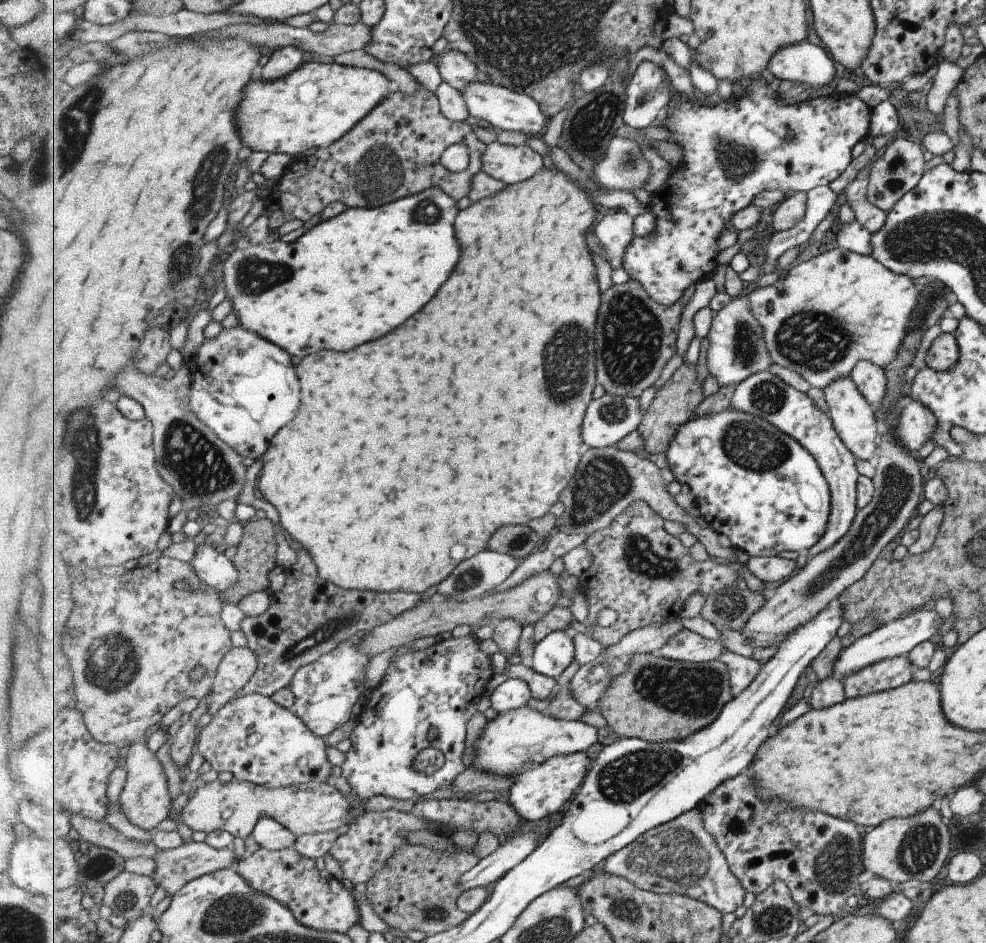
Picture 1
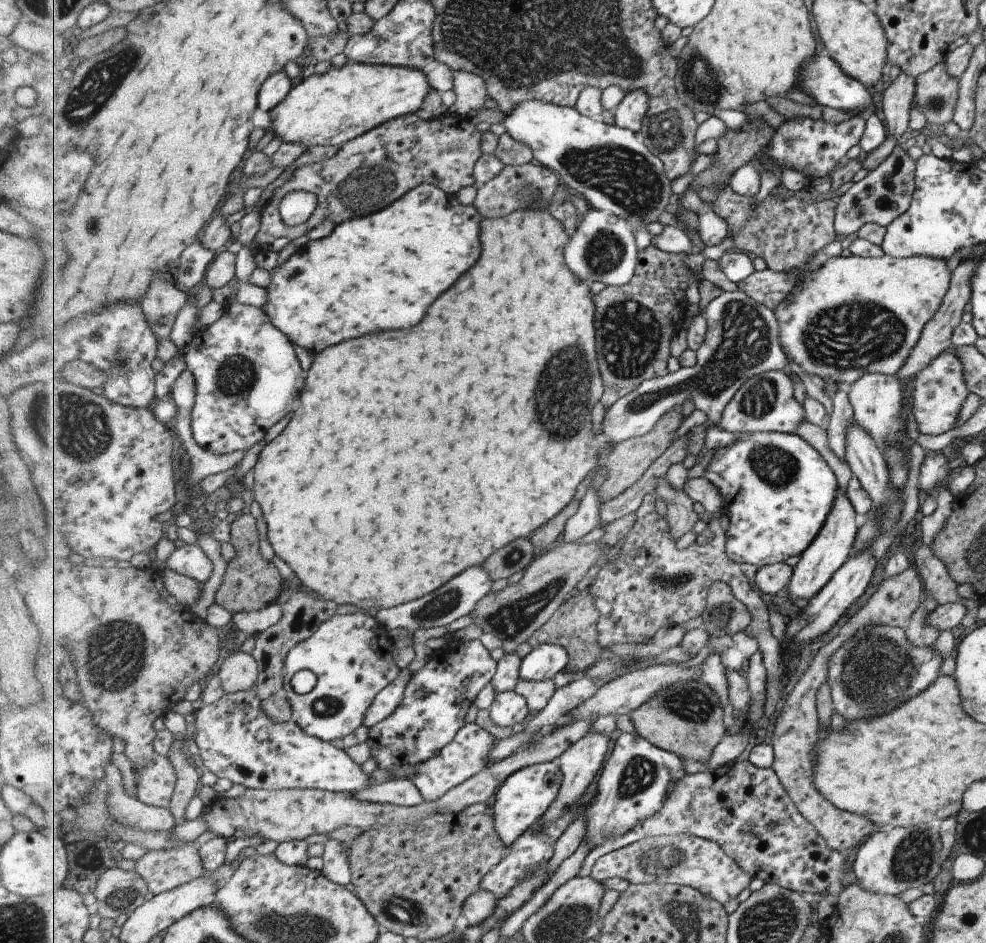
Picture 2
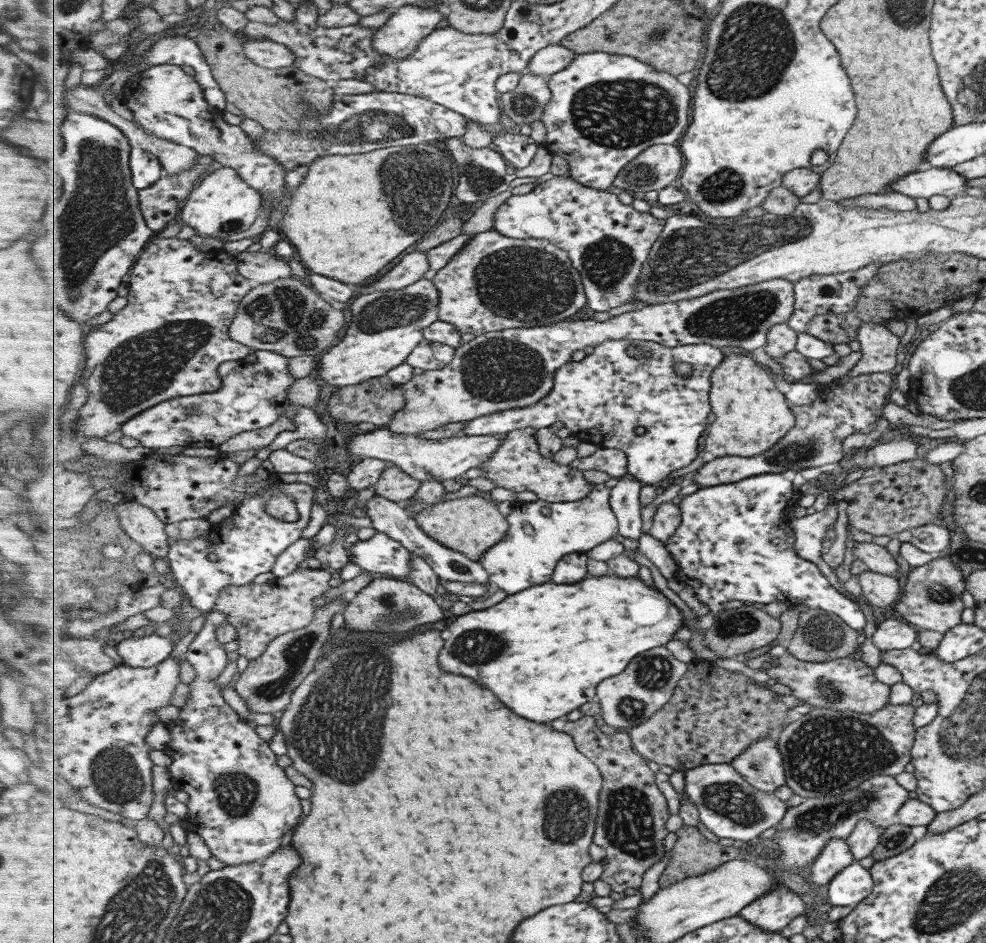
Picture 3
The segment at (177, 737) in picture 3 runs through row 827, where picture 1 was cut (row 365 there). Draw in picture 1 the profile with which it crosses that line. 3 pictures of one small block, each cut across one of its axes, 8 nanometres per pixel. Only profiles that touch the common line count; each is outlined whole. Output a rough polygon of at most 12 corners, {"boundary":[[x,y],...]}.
{"boundary":[[242,325],[206,338],[191,409],[261,459],[299,414],[287,350]]}

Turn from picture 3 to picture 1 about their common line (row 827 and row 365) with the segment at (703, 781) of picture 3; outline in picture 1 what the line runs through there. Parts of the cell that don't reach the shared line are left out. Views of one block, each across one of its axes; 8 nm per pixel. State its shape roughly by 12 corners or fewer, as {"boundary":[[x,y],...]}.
{"boundary":[[748,296],[714,313],[709,375],[735,386],[774,359]]}

